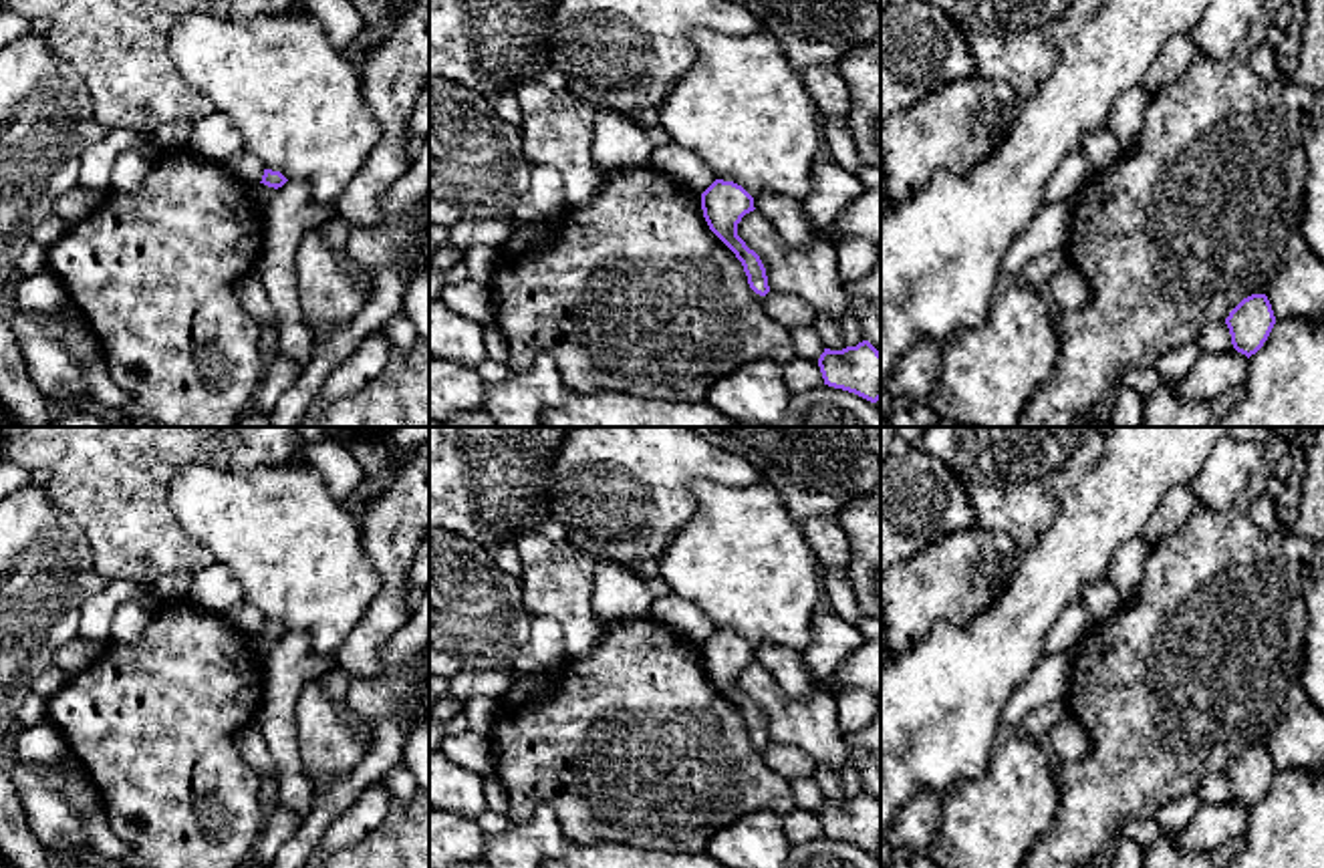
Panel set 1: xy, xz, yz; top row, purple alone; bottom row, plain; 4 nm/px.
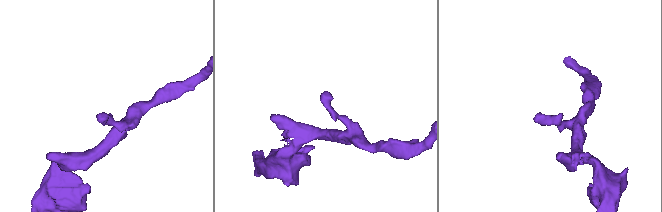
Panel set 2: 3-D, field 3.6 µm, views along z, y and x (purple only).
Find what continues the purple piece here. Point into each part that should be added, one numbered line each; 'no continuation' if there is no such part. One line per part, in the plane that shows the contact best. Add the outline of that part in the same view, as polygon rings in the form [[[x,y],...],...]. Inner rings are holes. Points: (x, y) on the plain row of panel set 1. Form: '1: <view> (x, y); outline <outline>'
no continuation

